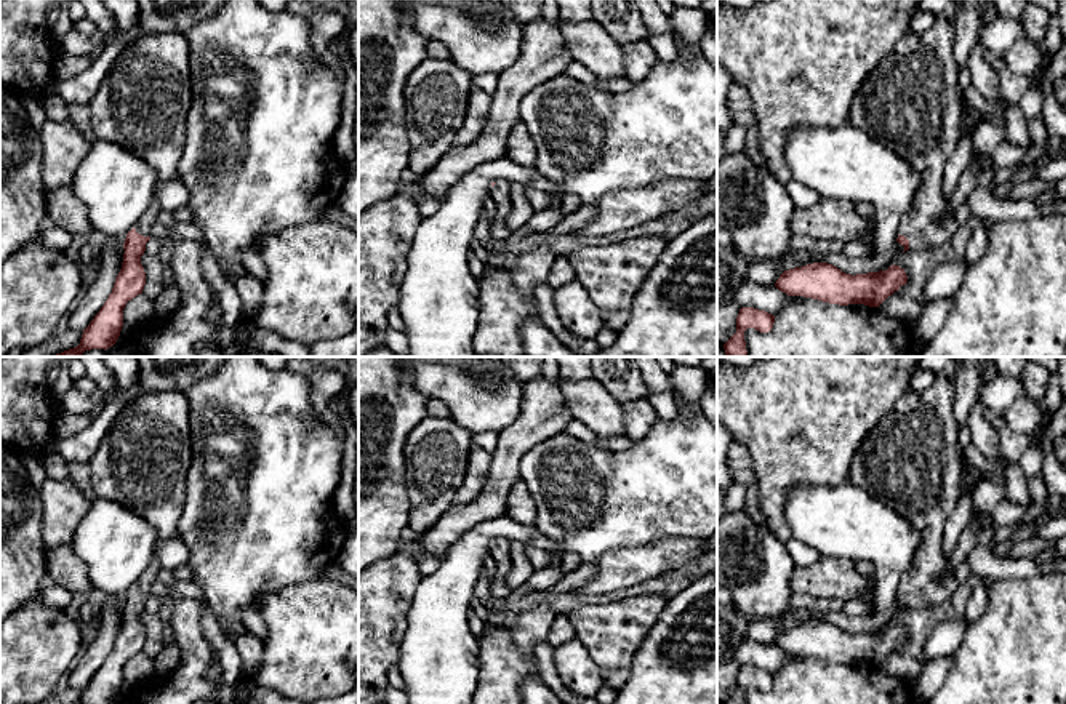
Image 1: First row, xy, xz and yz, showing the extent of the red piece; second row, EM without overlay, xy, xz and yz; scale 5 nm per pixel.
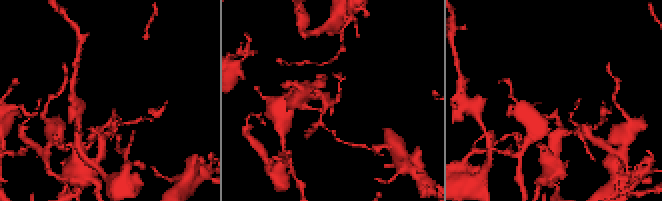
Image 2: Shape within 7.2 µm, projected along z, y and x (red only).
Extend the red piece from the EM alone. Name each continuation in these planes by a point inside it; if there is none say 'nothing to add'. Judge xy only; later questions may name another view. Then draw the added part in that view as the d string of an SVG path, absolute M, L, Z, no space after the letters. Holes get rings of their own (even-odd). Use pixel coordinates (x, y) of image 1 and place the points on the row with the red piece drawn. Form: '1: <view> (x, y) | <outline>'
1: xy (144, 226) | M157 198L150 210L141 218L141 221L134 226L136 232L144 235L144 237L152 237L152 227L157 222L155 216L158 214L160 206L157 203Z

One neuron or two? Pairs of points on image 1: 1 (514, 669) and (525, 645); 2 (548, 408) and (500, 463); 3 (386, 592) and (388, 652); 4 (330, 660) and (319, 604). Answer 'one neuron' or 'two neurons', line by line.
1: two neurons
2: one neuron
3: one neuron
4: one neuron

